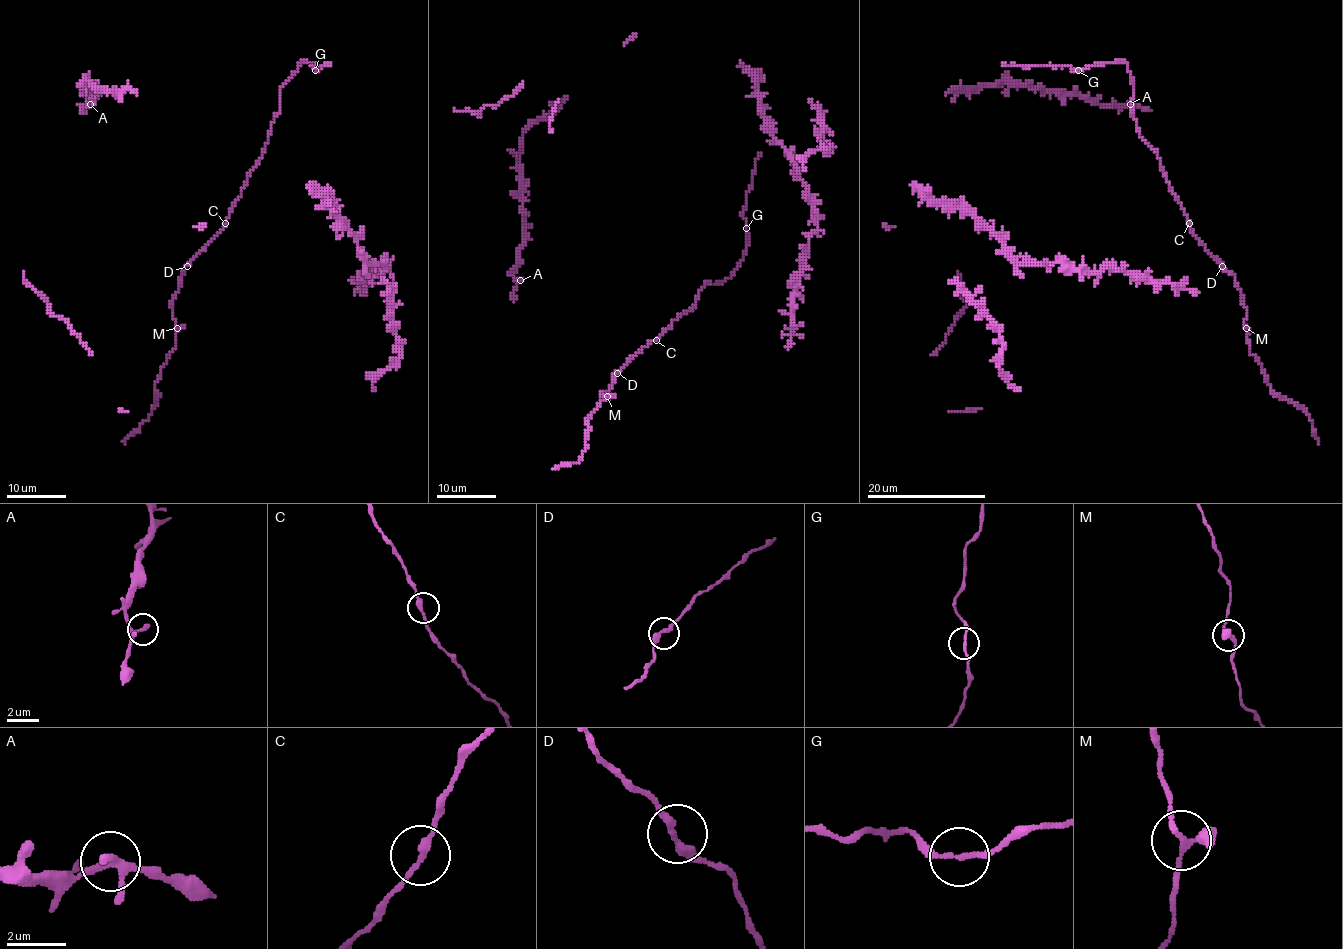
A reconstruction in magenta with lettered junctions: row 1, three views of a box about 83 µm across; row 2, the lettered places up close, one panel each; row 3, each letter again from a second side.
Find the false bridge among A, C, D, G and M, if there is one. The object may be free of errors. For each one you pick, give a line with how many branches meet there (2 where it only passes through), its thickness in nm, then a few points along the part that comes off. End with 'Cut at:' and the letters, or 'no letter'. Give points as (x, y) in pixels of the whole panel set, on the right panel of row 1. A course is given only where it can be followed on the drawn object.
Cut at: no letter

